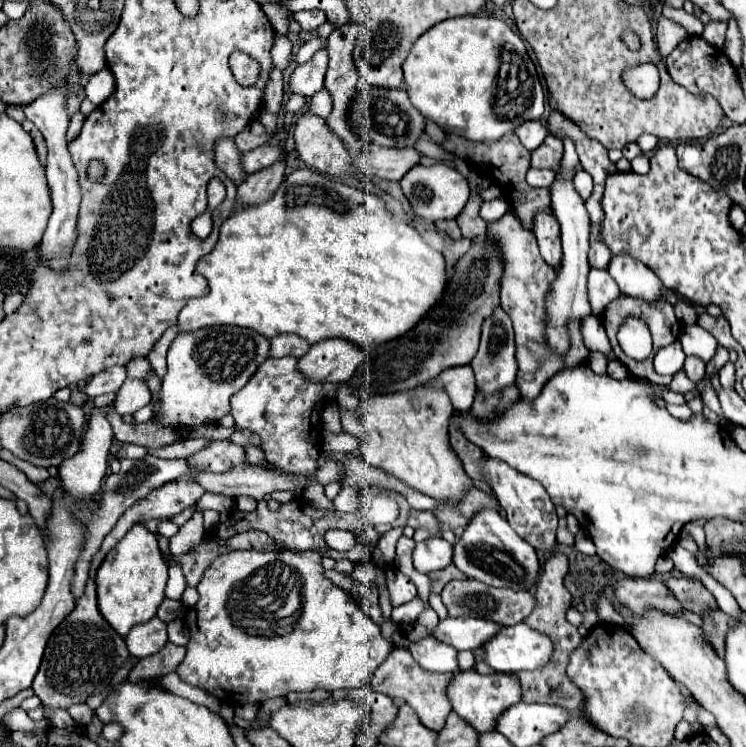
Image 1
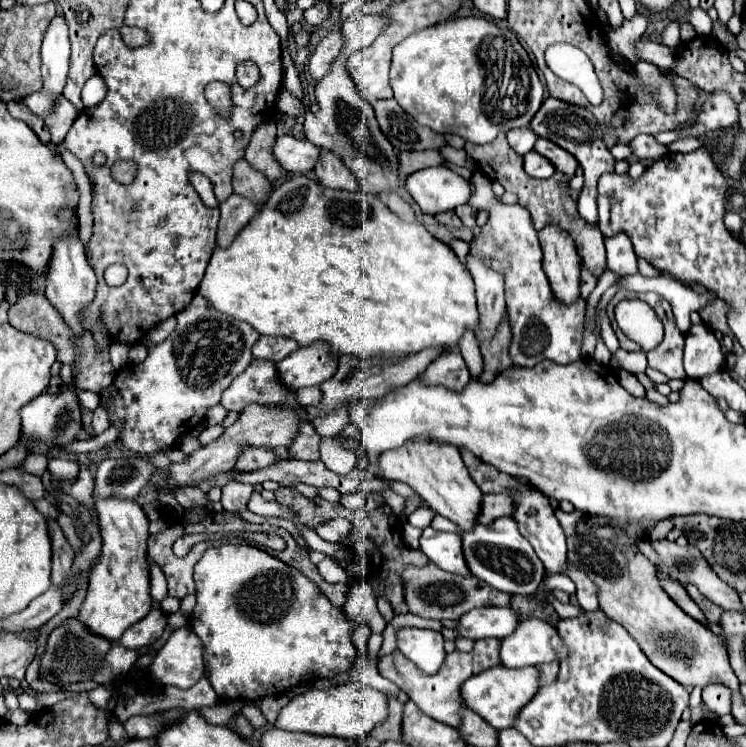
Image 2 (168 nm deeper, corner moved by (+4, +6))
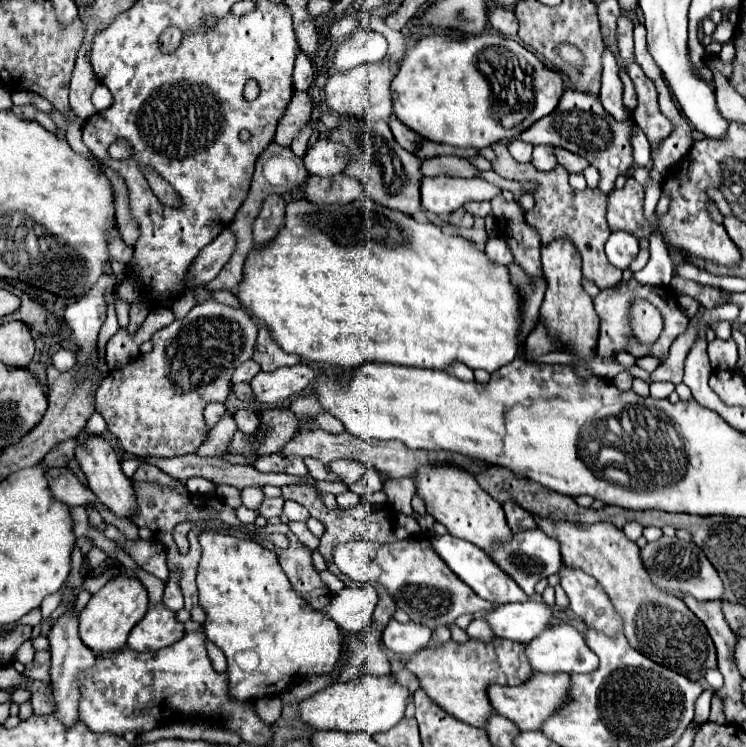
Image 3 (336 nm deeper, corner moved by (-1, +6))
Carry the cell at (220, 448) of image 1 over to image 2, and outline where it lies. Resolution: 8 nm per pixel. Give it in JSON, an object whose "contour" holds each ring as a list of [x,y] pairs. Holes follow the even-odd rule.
{"contour":[[[243,448],[243,452],[239,454],[239,460],[235,464],[237,472],[253,472],[265,466],[275,464],[277,458],[271,450],[267,448]]]}

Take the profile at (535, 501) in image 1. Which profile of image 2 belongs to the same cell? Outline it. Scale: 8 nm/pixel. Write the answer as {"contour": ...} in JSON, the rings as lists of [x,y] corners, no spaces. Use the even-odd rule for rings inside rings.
{"contour":[[[523,486],[523,490],[515,488],[511,490],[511,498],[513,498],[513,520],[517,522],[519,532],[533,544],[533,550],[537,552],[539,560],[543,562],[543,566],[547,568],[547,572],[551,574],[563,574],[565,572],[565,562],[567,562],[567,546],[565,546],[565,534],[553,514],[553,508],[549,504],[549,498],[539,492],[533,486]],[[523,492],[523,496],[519,496]]]}

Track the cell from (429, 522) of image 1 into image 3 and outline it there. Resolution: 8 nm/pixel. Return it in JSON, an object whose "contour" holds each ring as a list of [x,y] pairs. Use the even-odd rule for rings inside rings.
{"contour":[[[368,468],[360,480],[356,480],[354,484],[348,486],[348,490],[350,492],[356,492],[358,496],[366,496],[366,494],[372,494],[372,492],[382,490],[382,484],[384,482],[380,478],[380,472],[376,468]]]}

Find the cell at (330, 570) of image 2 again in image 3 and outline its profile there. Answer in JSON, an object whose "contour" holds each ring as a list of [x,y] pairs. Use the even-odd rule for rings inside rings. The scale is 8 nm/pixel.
{"contour":[[[328,570],[320,572],[320,578],[322,578],[322,582],[328,586],[328,590],[330,590],[332,594],[338,594],[338,592],[344,588],[342,580],[338,580],[338,578],[336,578],[332,572],[328,572]]]}

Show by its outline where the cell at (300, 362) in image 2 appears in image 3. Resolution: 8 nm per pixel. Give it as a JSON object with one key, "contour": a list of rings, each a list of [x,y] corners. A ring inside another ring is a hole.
{"contour":[[[298,364],[290,368],[278,368],[274,372],[258,372],[250,386],[256,402],[264,406],[278,406],[306,390],[314,378],[316,372],[310,366]]]}

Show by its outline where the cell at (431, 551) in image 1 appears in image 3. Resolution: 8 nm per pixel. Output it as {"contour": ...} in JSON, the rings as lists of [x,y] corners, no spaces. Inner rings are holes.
{"contour":[[[444,534],[444,536],[434,536],[432,538],[432,546],[434,550],[440,554],[440,558],[450,566],[450,570],[462,580],[466,582],[480,598],[484,600],[490,600],[492,604],[500,606],[500,604],[508,604],[508,602],[524,602],[528,600],[528,596],[524,592],[520,592],[520,586],[516,586],[516,582],[506,574],[502,572],[496,562],[484,552],[480,550],[478,546],[470,544],[470,542],[464,542],[460,538],[454,538],[450,534]]]}

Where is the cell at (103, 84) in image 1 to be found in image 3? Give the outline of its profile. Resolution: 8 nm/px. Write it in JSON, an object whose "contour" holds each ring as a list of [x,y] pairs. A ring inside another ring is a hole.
{"contour":[[[98,84],[98,86],[96,86],[96,90],[94,90],[94,94],[92,94],[92,104],[96,106],[98,112],[112,106],[112,94],[110,94],[110,90],[108,90],[104,84]]]}

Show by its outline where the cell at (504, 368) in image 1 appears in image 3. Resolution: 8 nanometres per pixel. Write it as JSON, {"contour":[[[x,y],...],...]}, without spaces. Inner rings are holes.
{"contour":[[[500,236],[488,240],[488,244],[486,244],[486,256],[492,262],[498,262],[498,264],[504,264],[504,266],[510,266],[514,262],[508,244],[504,244],[504,240],[500,240]]]}

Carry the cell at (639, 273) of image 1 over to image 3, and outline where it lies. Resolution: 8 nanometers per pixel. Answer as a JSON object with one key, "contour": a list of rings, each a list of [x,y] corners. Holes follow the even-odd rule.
{"contour":[[[612,232],[610,234],[610,238],[606,242],[606,256],[616,268],[626,270],[630,266],[630,262],[636,258],[636,254],[638,254],[636,236],[632,236],[628,232]]]}

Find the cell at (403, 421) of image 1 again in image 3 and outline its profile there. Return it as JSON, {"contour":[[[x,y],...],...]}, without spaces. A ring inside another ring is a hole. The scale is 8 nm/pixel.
{"contour":[[[434,466],[420,470],[414,482],[418,496],[426,504],[426,512],[444,524],[452,536],[468,540],[486,552],[492,552],[494,546],[512,540],[512,530],[508,528],[502,506],[478,486],[476,478],[470,472],[462,472],[460,468],[452,466]]]}

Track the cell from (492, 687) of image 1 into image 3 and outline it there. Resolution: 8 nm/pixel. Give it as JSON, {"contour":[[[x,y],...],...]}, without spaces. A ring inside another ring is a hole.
{"contour":[[[532,674],[532,678],[522,684],[522,686],[498,686],[494,684],[492,688],[488,688],[488,698],[494,706],[494,710],[500,716],[510,718],[520,730],[540,730],[544,720],[548,720],[548,716],[556,714],[556,710],[560,710],[564,706],[564,702],[568,702],[568,690],[570,690],[572,682],[568,674]]]}

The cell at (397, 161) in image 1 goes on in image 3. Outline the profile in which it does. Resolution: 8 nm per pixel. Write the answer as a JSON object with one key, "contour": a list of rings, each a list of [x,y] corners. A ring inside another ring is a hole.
{"contour":[[[438,156],[422,162],[424,176],[454,176],[454,178],[478,178],[480,170],[476,170],[468,160],[456,156]]]}

